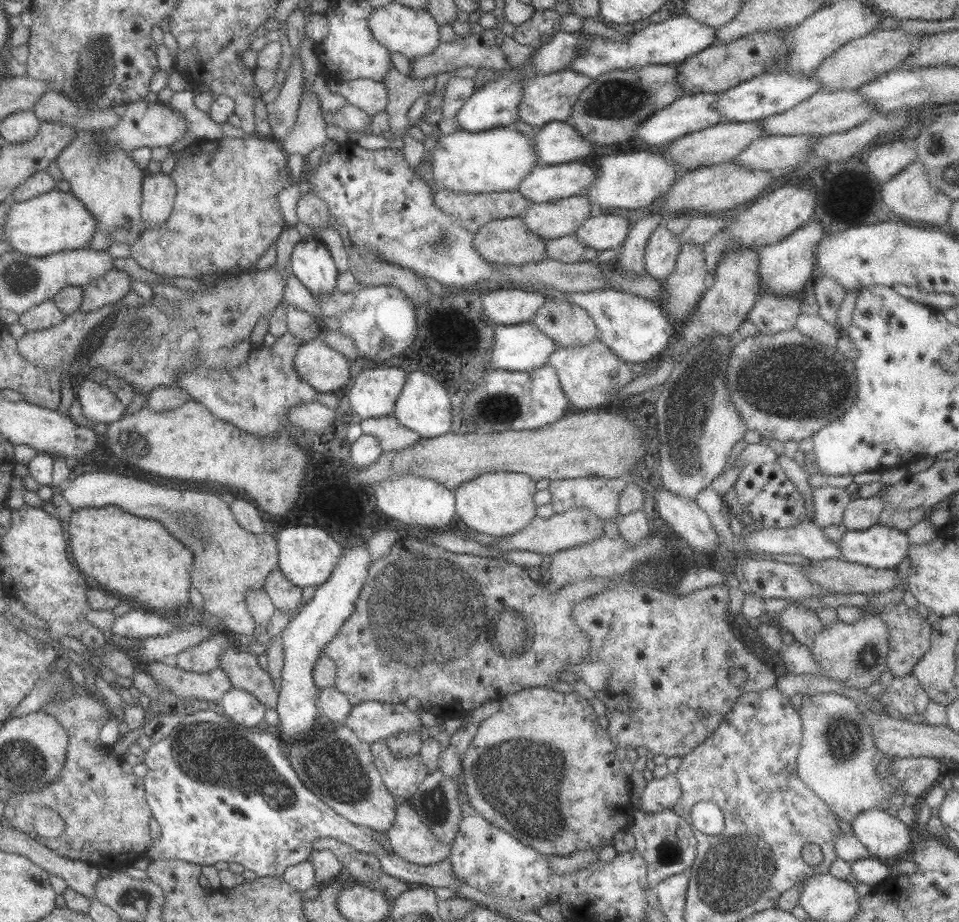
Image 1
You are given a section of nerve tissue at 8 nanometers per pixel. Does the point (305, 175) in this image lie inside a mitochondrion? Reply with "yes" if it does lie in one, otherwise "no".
no

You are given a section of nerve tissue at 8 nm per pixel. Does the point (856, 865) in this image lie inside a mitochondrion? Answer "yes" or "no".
no

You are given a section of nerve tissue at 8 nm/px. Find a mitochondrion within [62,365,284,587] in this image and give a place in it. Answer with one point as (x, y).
(125, 442)

